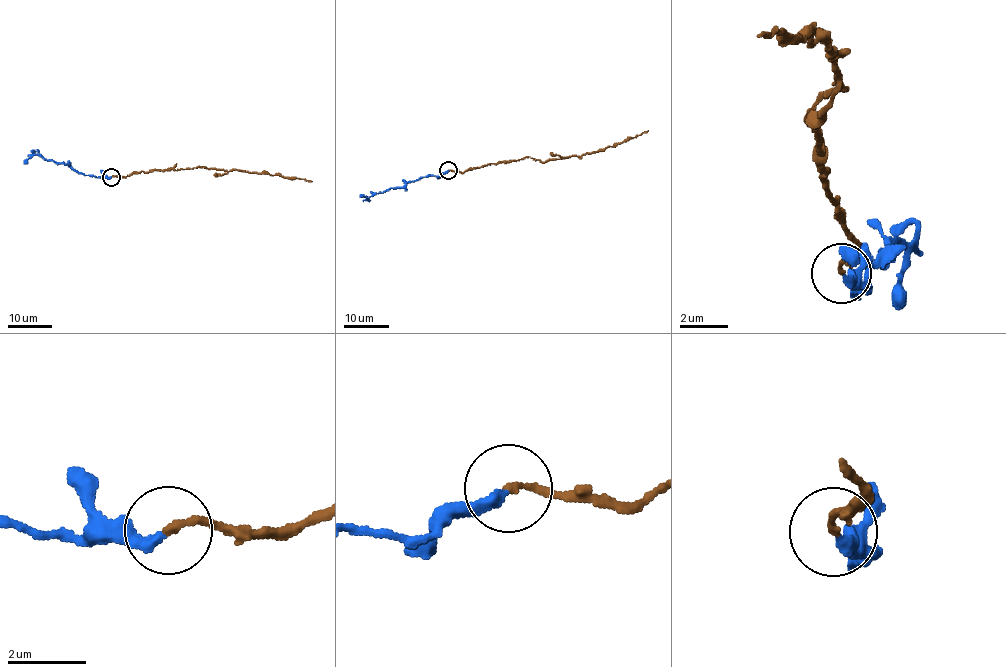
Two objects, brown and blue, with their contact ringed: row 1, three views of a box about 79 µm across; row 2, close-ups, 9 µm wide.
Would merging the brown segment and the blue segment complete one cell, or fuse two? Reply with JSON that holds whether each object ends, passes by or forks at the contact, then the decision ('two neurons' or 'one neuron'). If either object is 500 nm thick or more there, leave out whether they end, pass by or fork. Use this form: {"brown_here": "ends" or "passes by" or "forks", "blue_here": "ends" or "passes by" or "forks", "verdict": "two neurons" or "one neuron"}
{"brown_here": "ends", "blue_here": "ends", "verdict": "one neuron"}

